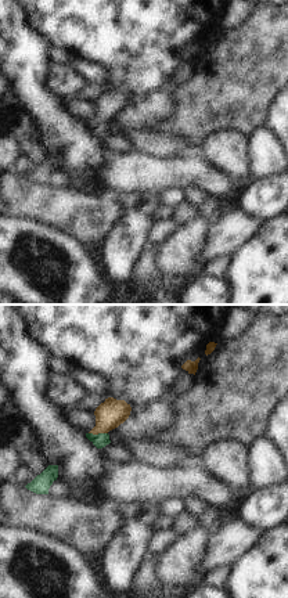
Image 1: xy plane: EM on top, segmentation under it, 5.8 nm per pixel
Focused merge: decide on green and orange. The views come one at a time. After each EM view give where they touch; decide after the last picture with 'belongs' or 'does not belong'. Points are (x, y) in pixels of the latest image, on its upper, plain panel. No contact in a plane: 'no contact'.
contact (98, 123)

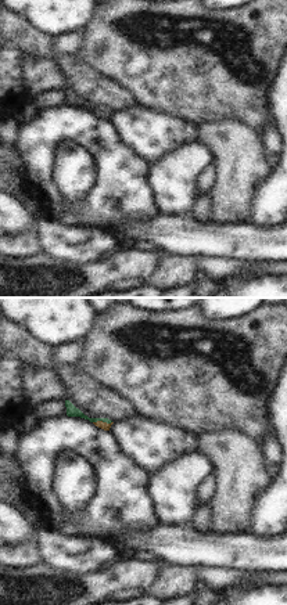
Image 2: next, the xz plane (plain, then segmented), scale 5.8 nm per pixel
contact (101, 110)

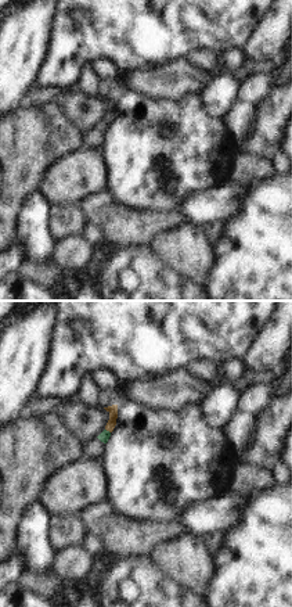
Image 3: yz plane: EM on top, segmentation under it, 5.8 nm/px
contact (108, 121)

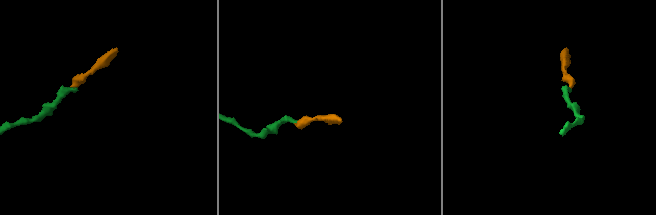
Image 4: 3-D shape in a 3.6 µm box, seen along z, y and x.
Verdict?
belongs

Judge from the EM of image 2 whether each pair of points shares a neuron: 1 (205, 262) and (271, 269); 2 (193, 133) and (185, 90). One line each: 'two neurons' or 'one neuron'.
1: one neuron
2: two neurons

